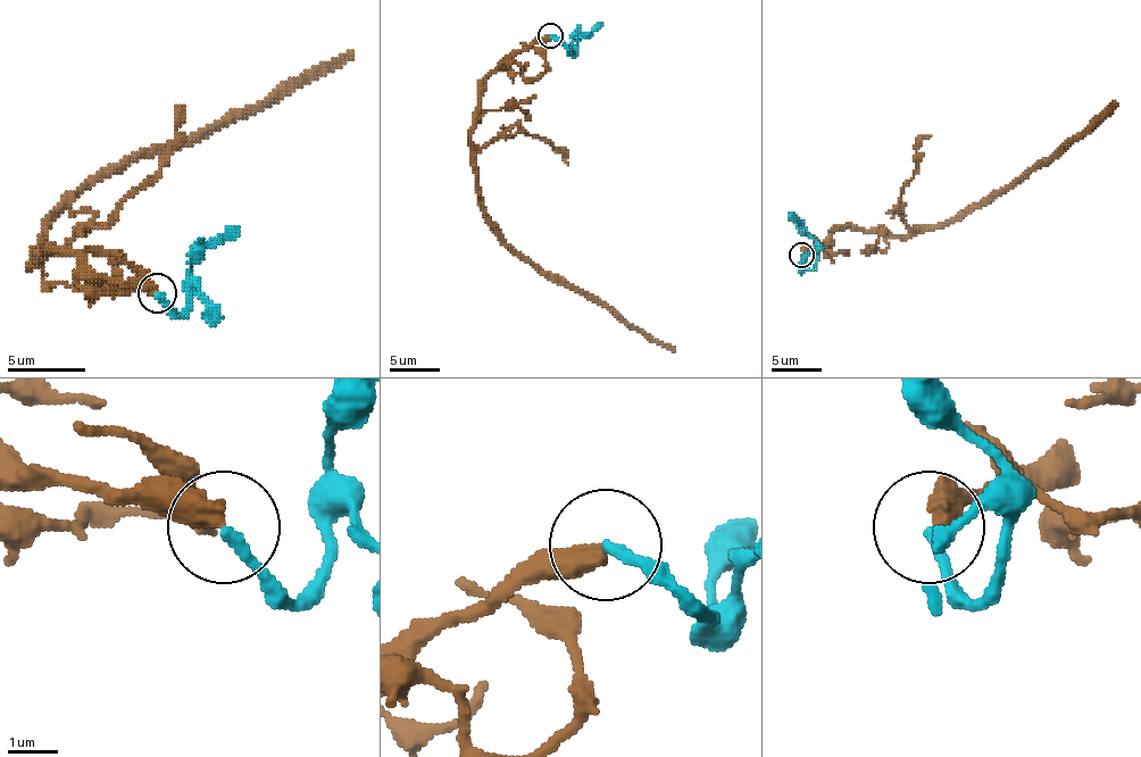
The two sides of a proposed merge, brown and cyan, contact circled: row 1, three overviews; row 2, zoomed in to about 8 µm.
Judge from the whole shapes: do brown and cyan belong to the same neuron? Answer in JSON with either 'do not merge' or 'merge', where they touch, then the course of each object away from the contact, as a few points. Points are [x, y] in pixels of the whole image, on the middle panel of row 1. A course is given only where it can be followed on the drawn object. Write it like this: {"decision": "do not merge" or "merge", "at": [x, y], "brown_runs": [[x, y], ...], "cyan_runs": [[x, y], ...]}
{"decision": "do not merge", "at": [550, 35], "brown_runs": [[550, 38], [515, 50], [483, 83], [471, 147], [481, 205], [498, 234], [517, 251], [674, 351]], "cyan_runs": [[550, 35], [569, 50], [573, 42], [602, 23]]}

